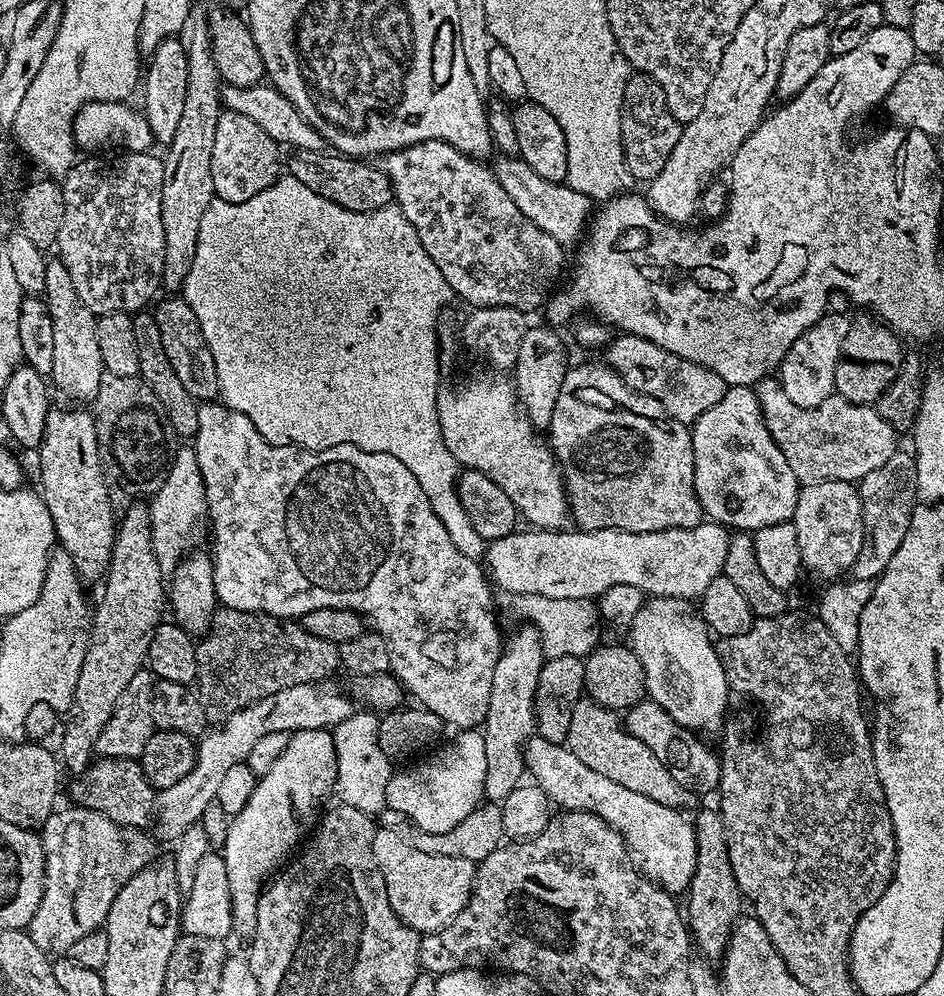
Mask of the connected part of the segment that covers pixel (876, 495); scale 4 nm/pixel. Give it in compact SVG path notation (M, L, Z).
M897 450L886 461L886 466L878 466L878 470L870 470L870 474L861 478L858 491L862 502L864 541L850 572L858 579L875 581L890 566L890 558L894 558L898 546L902 546L902 538L906 538L906 530L910 526L912 508L916 504L916 461L913 453Z

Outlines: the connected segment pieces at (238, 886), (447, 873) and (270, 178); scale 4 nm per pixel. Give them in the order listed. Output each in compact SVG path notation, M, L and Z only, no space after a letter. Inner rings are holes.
M319 728L291 733L286 750L278 754L278 762L274 762L268 773L255 783L240 813L231 817L230 834L226 834L226 846L222 849L226 862L226 882L230 882L232 926L237 937L245 938L256 934L258 902L266 881L297 851L296 843L309 835L318 820L315 808L328 795L333 795L336 786L336 747L331 731Z
M377 827L374 858L386 882L386 894L398 919L421 934L435 934L468 905L476 882L476 864L466 858L422 854L397 829Z
M231 110L221 111L218 118L218 131L214 134L214 151L210 157L210 174L214 178L216 199L233 204L234 202L246 202L254 198L254 194L262 194L266 186L273 184L282 175L280 152L282 152L281 145L276 144L274 138L270 138L270 134L266 134L266 130L258 126L258 122L246 118L246 114L238 114Z

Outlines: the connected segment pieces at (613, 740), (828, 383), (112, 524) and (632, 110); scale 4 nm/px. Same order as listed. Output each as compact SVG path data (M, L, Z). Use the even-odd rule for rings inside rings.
M582 698L574 706L574 714L570 714L570 730L566 747L579 758L590 770L610 778L610 782L618 782L618 786L626 786L626 790L635 790L645 798L654 798L667 808L689 810L697 807L697 793L686 786L674 782L668 767L643 742L638 742L634 734L624 729L623 719L613 709L598 706L594 701Z
M825 314L814 326L806 329L784 355L784 361L778 369L778 384L783 388L786 398L794 402L794 406L816 408L833 395L838 369L842 364L842 338L846 338L848 325L847 319L839 320L836 316Z
M80 406L68 407L72 408L53 407L46 418L44 441L38 449L39 491L52 515L59 547L70 554L76 575L84 582L100 582L108 575L118 516L111 510L109 481L104 481L104 464L100 461L102 447L96 437L95 415Z
M644 72L629 75L620 115L620 137L624 161L633 181L650 182L659 174L662 166L666 166L666 158L670 158L674 146L678 146L681 127L666 106L666 94L662 86L658 86L658 82Z

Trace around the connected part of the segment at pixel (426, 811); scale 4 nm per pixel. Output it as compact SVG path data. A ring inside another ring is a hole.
M460 730L455 735L445 748L437 747L424 758L429 760L421 759L416 762L421 764L404 768L401 772L400 769L393 771L386 786L388 807L405 821L412 820L408 822L423 832L446 834L446 830L454 830L454 826L458 826L458 822L485 799L486 742L483 731Z

